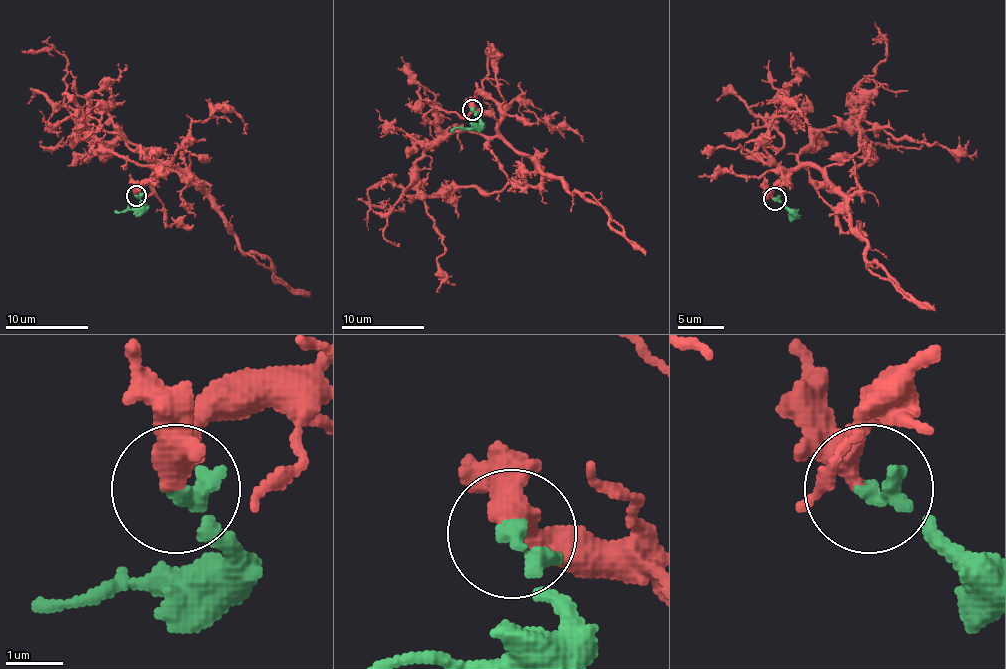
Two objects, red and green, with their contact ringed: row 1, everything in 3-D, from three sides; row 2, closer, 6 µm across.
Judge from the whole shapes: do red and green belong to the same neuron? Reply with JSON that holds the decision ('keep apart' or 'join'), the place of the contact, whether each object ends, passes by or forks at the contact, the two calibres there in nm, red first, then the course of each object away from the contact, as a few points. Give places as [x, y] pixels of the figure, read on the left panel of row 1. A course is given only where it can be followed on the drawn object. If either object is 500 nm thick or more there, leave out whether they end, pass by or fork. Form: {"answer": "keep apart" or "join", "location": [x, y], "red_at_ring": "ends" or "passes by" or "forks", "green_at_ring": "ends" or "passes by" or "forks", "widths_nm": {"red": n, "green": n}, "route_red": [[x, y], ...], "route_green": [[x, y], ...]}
{"answer": "join", "location": [136, 195], "red_at_ring": "passes by", "green_at_ring": "ends", "widths_nm": {"red": 320, "green": 320}, "route_red": [[136, 195], [160, 168], [125, 162], [80, 129], [74, 112], [63, 102], [65, 59], [55, 50], [22, 52]], "route_green": [[136, 195], [144, 203], [134, 209], [117, 209]]}

